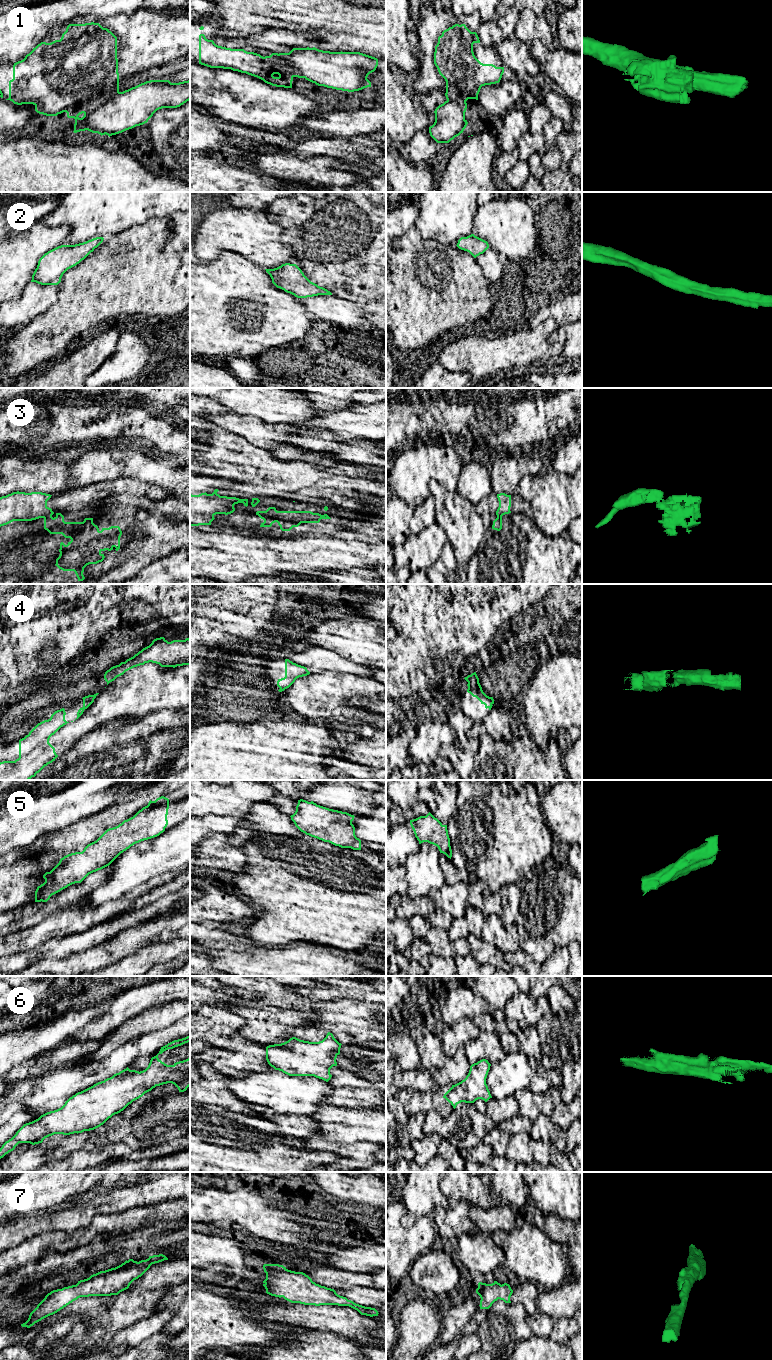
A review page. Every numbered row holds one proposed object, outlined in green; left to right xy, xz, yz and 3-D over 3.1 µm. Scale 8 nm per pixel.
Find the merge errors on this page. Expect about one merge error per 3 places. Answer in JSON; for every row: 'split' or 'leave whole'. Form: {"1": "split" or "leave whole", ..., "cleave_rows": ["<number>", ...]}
{"1": "split", "2": "leave whole", "3": "split", "4": "leave whole", "5": "leave whole", "6": "leave whole", "7": "leave whole", "cleave_rows": ["1", "3"]}

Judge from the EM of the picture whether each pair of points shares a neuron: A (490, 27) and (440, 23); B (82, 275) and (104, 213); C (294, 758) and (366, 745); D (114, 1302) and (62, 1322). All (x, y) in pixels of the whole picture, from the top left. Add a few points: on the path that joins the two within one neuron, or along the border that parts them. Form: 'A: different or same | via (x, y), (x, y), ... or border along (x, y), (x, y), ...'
A: different | border along (475, 32), (483, 45), (494, 47)
B: different | border along (126, 228), (104, 238)
C: different | border along (339, 746), (334, 754)
D: same | via (101, 1312), (93, 1320), (75, 1322)

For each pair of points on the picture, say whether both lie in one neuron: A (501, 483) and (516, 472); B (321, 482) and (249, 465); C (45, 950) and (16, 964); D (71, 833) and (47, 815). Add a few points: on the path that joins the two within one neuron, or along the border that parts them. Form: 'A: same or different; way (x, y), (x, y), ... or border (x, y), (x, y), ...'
A: same; way (505, 479), (512, 473)
B: same; way (303, 475), (280, 475), (267, 471)
C: same; way (38, 954), (23, 960)
D: different; border (78, 820), (52, 833)

